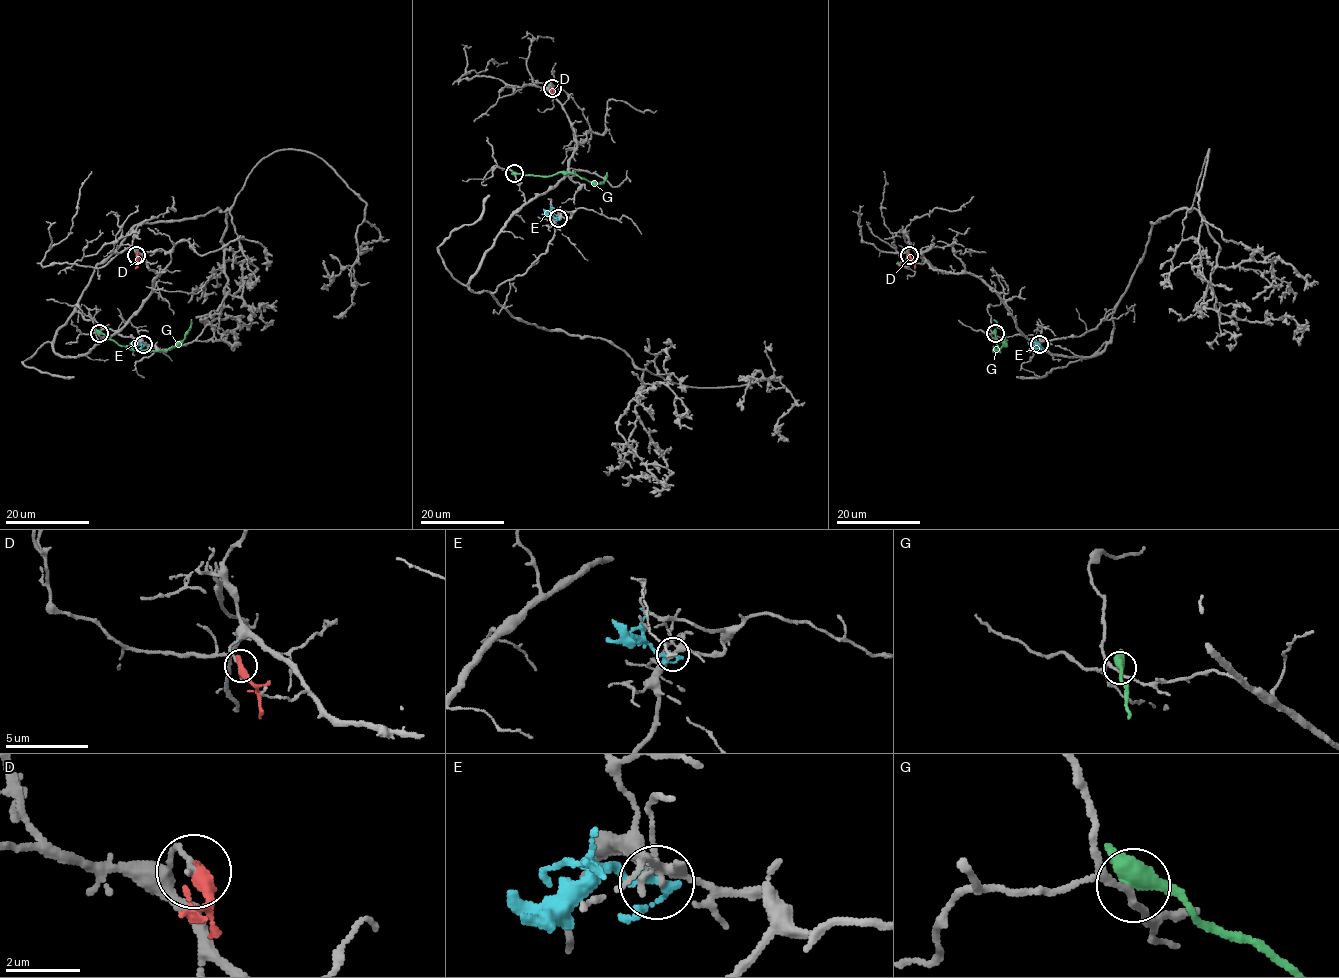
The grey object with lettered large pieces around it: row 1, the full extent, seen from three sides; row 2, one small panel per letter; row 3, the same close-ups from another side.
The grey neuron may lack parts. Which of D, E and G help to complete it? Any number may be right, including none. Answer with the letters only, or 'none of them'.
none of them

